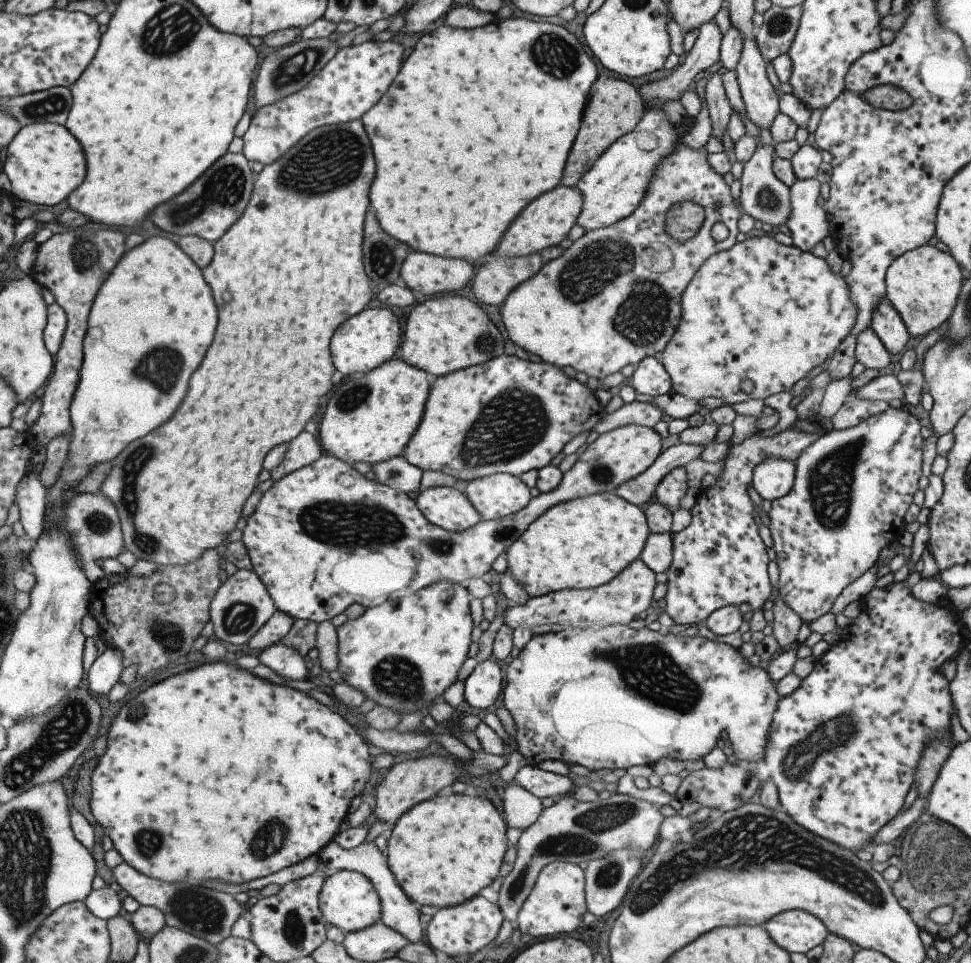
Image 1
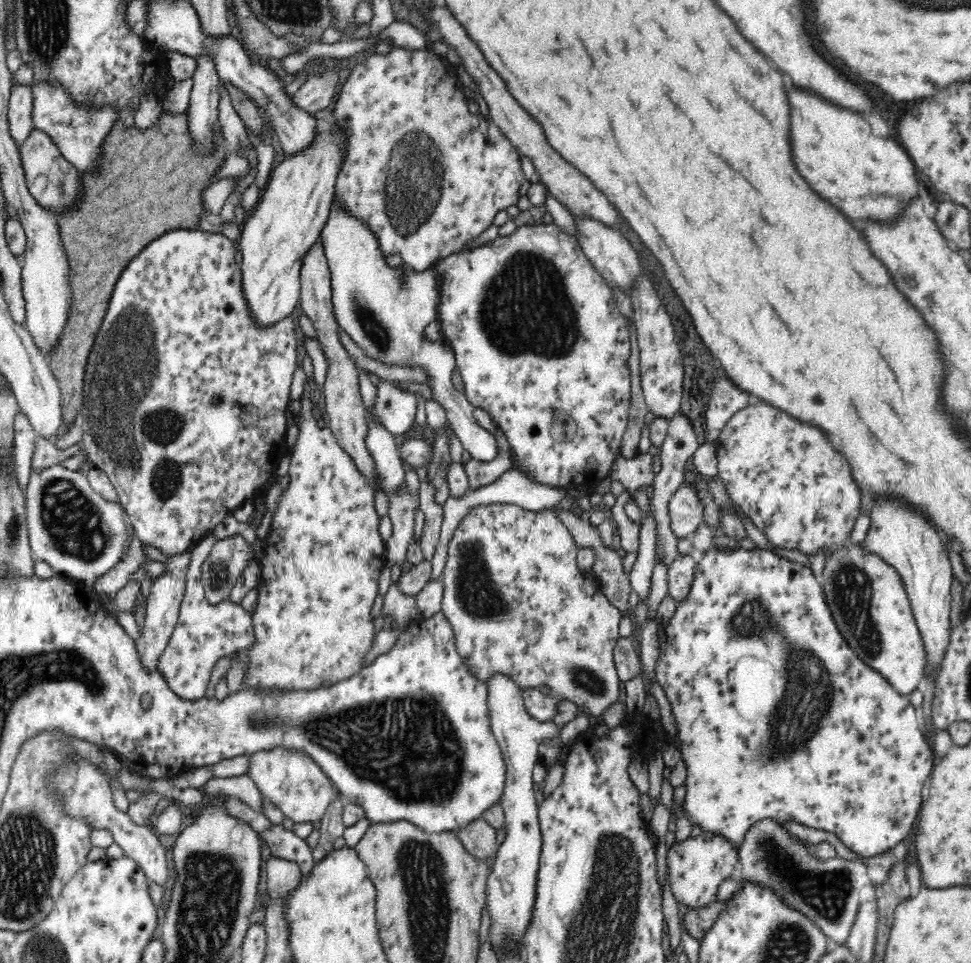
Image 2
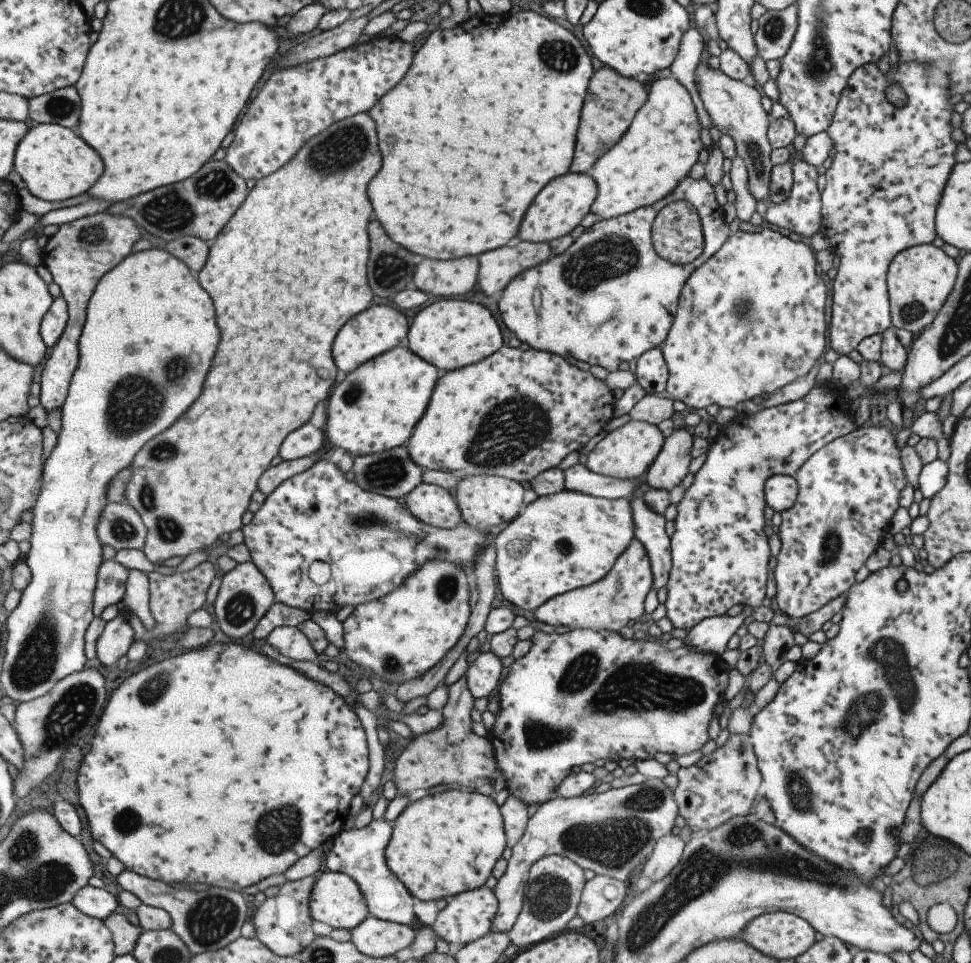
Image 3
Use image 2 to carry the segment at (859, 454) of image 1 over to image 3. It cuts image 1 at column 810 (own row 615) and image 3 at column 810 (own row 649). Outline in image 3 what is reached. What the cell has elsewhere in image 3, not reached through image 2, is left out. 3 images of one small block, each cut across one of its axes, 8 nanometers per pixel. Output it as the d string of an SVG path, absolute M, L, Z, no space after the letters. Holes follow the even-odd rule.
M871 426L868 428L856 428L850 434L838 437L836 440L829 442L814 454L797 470L794 480L798 485L798 492L793 506L788 510L781 511L781 524L779 524L778 538L780 548L778 551L777 564L773 568L773 578L775 579L775 587L777 592L774 596L775 606L785 614L788 618L798 621L807 617L813 612L819 611L825 604L831 600L838 598L840 595L847 593L847 590L855 583L855 573L865 565L867 558L881 546L881 540L889 532L890 519L898 510L898 503L901 490L908 484L905 479L903 466L899 457L900 449L897 448L895 436L891 434L888 428L880 428Z

